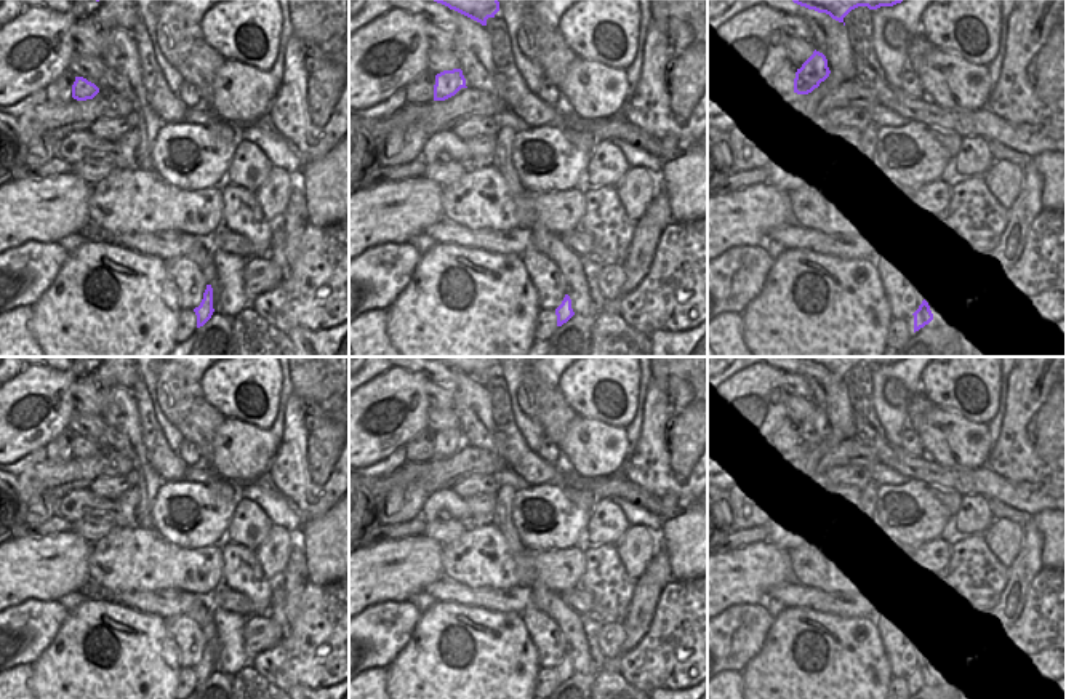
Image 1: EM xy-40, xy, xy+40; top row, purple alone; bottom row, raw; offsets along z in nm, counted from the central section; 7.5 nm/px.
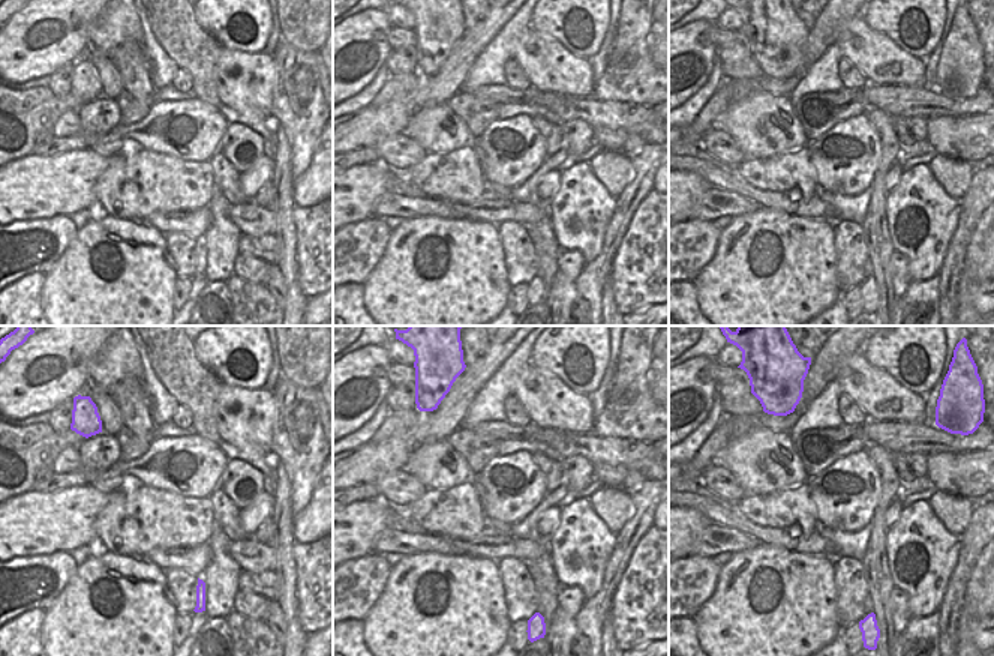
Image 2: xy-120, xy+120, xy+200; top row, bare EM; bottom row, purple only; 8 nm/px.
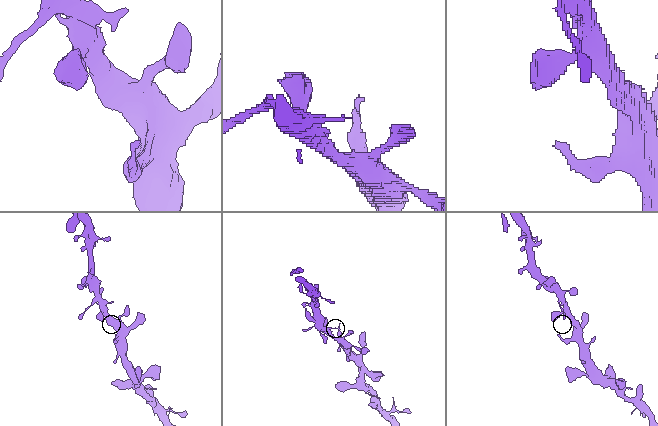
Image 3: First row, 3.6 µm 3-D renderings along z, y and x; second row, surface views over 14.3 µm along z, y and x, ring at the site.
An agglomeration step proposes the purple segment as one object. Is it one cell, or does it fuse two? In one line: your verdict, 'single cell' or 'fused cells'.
single cell

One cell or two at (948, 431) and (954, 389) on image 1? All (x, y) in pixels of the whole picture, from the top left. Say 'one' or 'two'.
two

